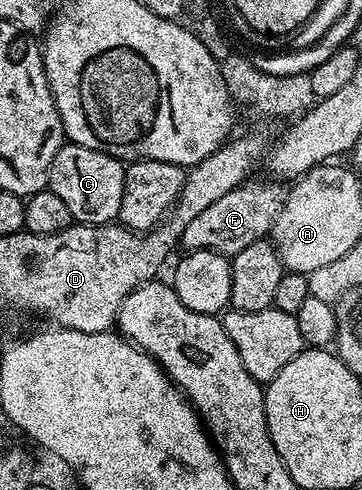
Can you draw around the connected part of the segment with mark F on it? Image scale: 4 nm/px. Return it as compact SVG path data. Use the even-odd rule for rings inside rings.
M250 181L237 186L227 192L227 196L215 200L215 204L210 204L204 212L199 212L199 216L195 216L195 220L191 220L191 224L183 228L180 249L185 252L210 250L216 254L232 256L247 248L247 244L255 244L255 240L266 237L272 231L279 212L285 207L287 193L286 187L280 181L268 181Z

